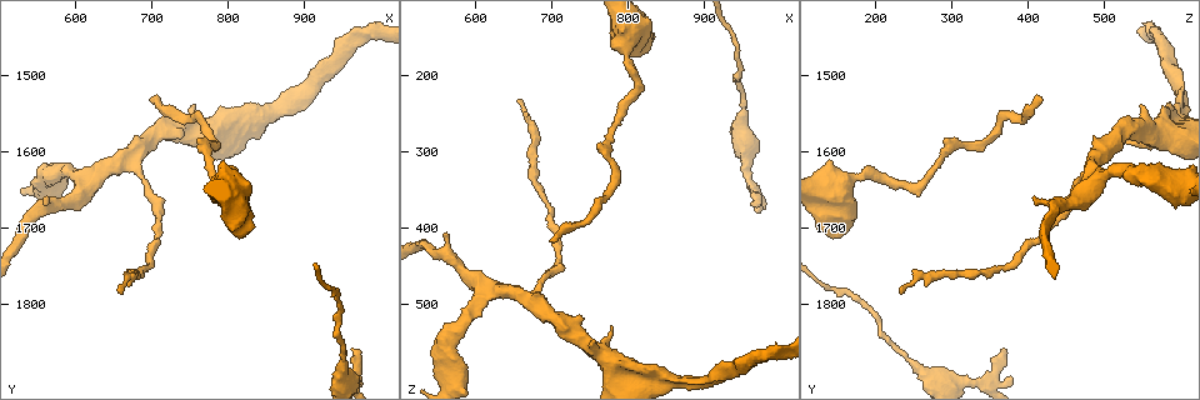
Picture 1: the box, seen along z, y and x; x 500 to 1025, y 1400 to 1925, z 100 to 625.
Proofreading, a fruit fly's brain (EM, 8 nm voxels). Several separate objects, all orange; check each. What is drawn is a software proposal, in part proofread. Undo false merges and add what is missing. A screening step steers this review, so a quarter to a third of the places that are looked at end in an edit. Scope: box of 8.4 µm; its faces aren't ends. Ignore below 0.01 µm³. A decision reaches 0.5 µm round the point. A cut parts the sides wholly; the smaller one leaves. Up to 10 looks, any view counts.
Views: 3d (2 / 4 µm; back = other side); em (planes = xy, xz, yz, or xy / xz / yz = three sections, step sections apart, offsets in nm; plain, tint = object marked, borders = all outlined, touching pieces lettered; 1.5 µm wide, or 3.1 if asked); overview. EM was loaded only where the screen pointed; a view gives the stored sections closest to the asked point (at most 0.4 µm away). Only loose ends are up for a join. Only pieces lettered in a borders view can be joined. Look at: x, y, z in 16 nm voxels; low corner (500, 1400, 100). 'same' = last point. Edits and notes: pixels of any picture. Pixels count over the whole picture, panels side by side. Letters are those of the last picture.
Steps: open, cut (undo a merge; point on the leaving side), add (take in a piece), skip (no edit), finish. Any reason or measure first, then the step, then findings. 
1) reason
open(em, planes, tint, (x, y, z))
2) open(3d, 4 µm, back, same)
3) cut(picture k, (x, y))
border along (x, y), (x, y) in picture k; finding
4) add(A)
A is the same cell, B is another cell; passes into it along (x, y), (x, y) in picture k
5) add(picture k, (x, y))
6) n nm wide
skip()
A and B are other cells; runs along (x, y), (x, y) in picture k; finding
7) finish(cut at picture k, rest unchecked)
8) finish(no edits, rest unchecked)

thick end
open(em, planes, borders, (755, 1540, 550))

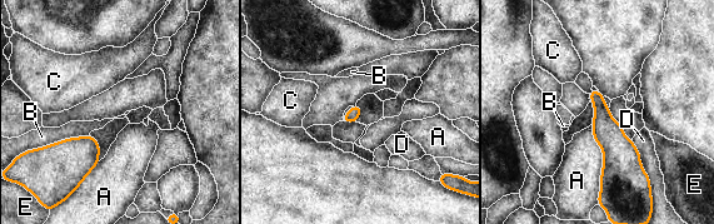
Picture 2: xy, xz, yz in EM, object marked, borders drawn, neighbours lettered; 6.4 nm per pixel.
skip()
A, B, C, D and E are other cells; border along (590, 125), (602, 150), (600, 184) in picture 2; no lettered piece goes on from it

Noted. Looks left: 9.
free end
open(em, planes, borders, (695, 1535, 420))

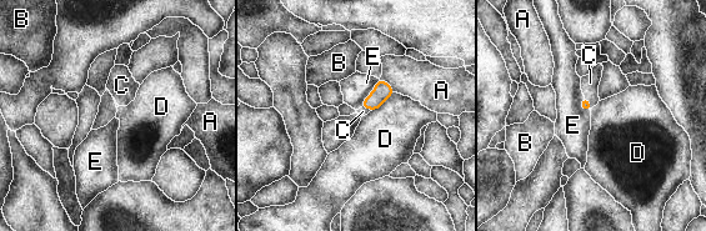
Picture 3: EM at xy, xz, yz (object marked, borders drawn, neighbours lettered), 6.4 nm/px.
E touches over 220 nm
add(C)
C is the same cell, A, B, D and E are other cells; passes into it along (585, 104), (590, 103), (590, 83) in picture 3; the neuron continues

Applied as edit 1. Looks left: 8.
free end
open(em, planes, borders, (965, 1860, 370))

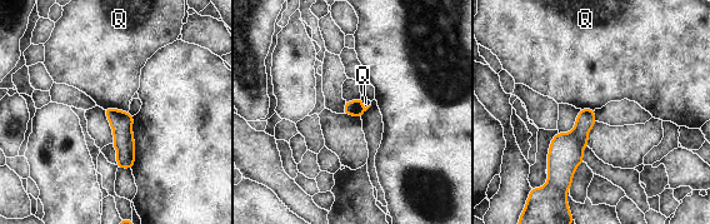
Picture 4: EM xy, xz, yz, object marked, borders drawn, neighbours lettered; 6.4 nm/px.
110 nm wide
skip()
Q is another cell; border along (103, 108), (118, 108), (128, 112) in picture 4; no lettered piece goes on from it

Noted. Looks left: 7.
calibre changes
open(3d, 2 µm, (945, 1885, 260))

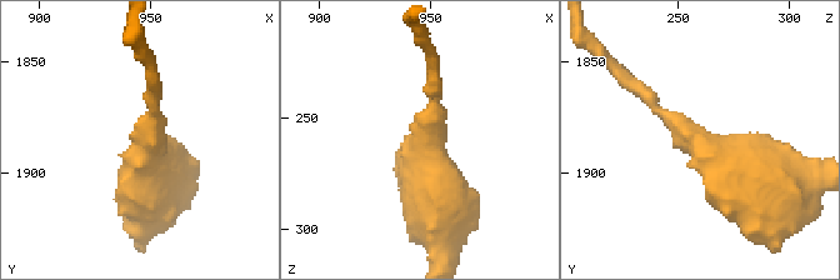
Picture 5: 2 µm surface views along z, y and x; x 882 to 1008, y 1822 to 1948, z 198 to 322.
open(em, planes, plain, (948, 1884, 258))

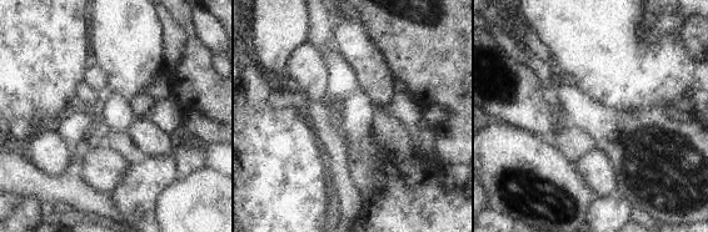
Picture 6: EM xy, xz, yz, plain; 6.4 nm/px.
open(em, planes, borders, same)

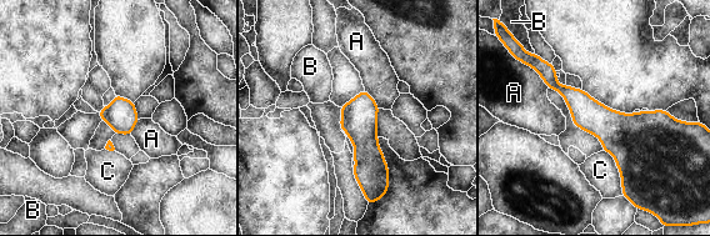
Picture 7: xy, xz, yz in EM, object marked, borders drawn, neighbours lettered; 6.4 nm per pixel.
skip()
A, B and C are other cells; border along (528, 65), (548, 88) in picture 7; continuous, no second neuron

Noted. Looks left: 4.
finish(add at picture 3, rest unchecked)

